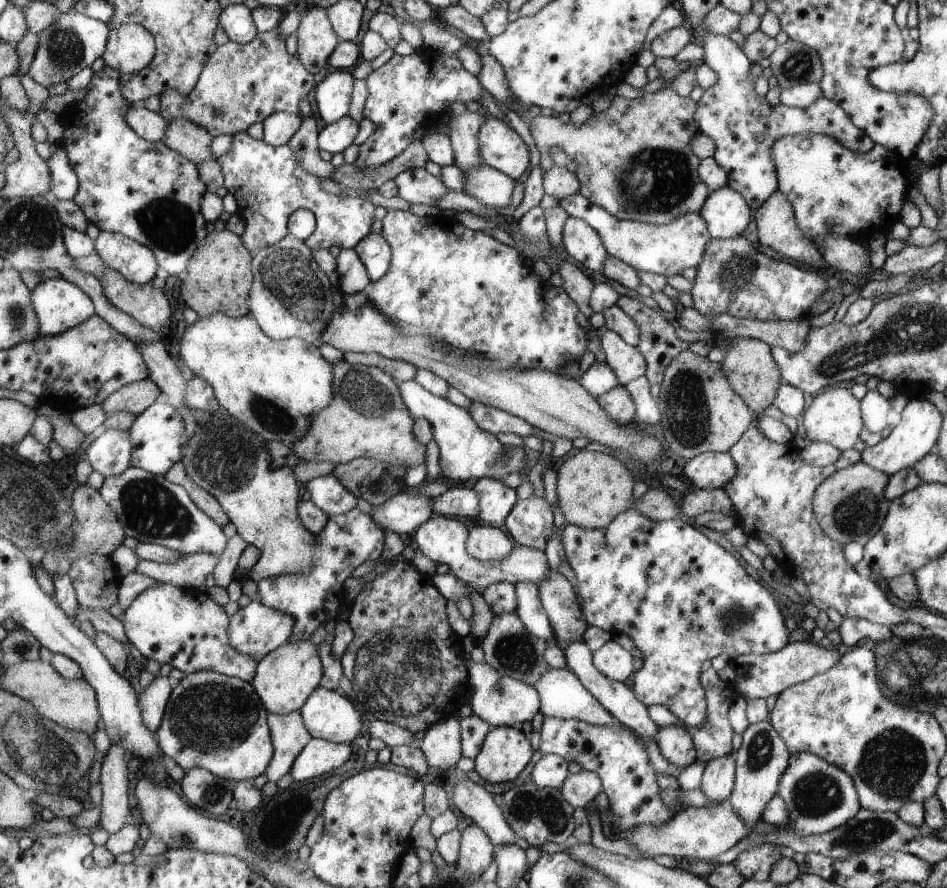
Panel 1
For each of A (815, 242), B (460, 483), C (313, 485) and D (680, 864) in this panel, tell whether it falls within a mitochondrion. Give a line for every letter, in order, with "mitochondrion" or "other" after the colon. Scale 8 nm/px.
A: other
B: other
C: other
D: other

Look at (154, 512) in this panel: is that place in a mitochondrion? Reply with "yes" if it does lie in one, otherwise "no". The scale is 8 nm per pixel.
yes

